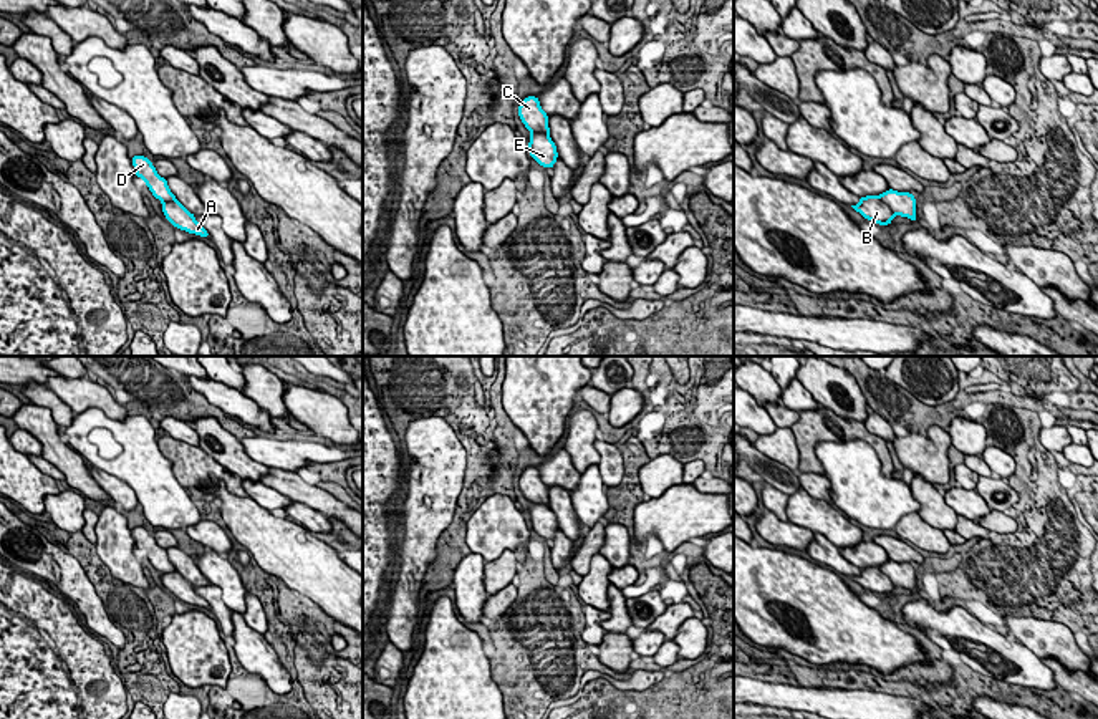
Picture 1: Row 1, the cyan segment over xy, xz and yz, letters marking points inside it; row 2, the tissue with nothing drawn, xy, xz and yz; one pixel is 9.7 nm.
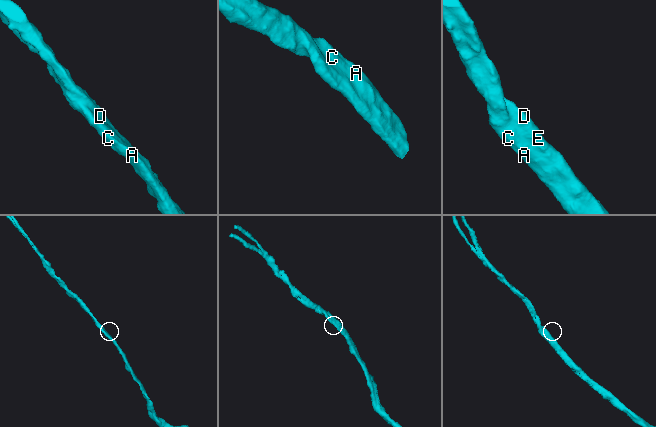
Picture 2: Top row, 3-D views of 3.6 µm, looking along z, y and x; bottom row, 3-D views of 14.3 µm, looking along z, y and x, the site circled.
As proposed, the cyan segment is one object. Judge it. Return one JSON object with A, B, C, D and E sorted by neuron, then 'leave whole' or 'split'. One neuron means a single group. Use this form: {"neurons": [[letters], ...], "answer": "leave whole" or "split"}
{"neurons": [["A", "B", "C", "D", "E"]], "answer": "leave whole"}

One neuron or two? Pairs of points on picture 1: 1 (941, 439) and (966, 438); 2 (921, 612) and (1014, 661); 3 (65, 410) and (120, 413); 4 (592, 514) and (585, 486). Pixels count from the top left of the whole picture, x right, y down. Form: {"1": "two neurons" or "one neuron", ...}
{"1": "two neurons", "2": "one neuron", "3": "one neuron", "4": "one neuron"}

